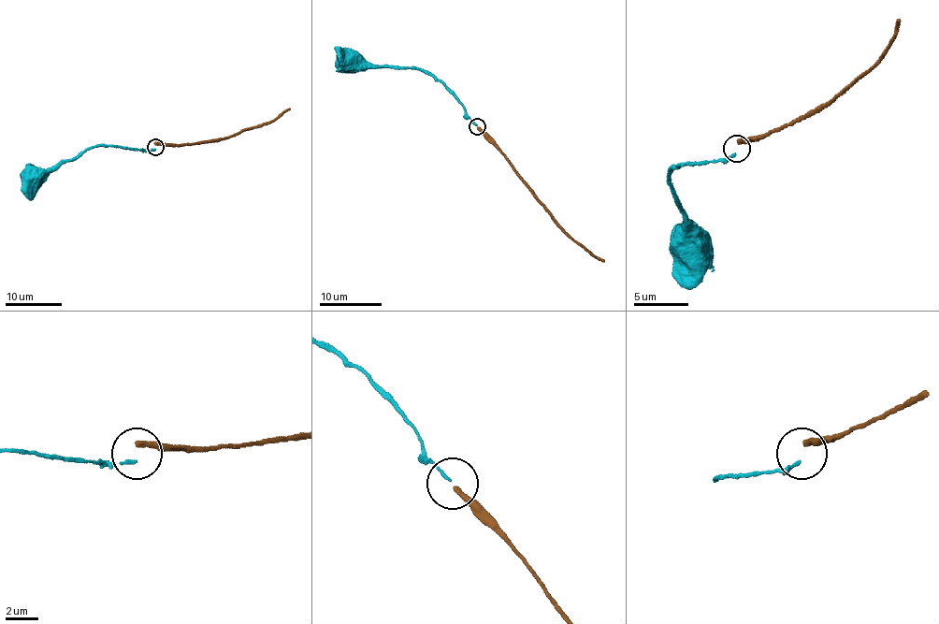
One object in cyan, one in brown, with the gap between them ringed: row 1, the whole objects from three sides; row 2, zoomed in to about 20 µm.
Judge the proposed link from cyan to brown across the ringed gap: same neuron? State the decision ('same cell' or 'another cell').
another cell

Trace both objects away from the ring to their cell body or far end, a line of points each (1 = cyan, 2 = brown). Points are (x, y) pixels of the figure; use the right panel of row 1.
1: (735, 153), (672, 168), (671, 180), (676, 202), (684, 210), (691, 232), (687, 239), (691, 244)
2: (737, 143), (765, 137), (822, 110), (873, 68), (899, 20)

